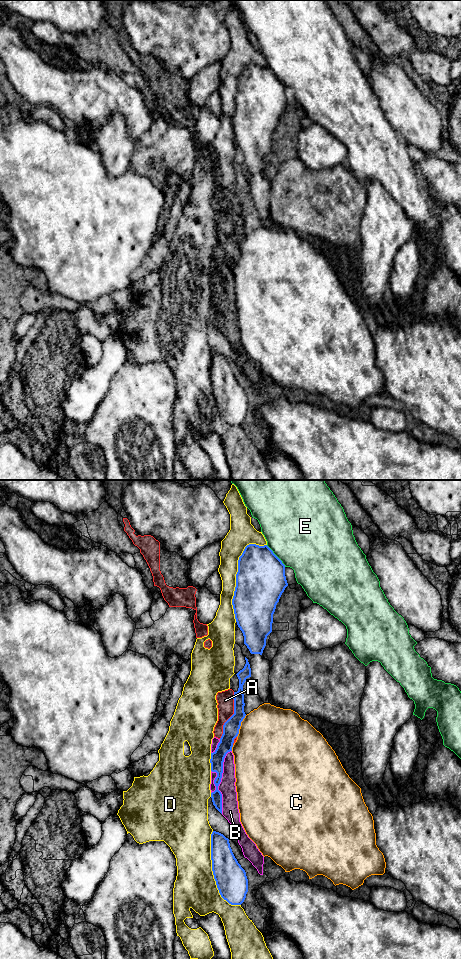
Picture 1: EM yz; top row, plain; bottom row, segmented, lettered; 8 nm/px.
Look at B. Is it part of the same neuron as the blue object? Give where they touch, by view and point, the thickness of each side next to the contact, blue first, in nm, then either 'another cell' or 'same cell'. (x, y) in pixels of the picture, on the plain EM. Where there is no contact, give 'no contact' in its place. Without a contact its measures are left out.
yz (220, 301) | 110/130 nm | another cell

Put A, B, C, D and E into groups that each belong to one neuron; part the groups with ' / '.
A B / C / D / E

